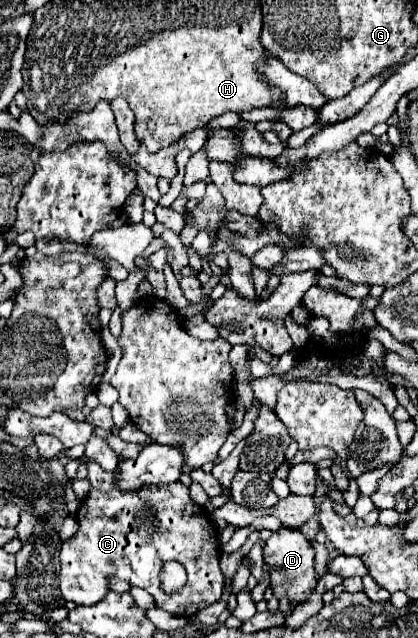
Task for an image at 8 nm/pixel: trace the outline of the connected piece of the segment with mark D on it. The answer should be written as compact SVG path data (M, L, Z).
M281 528L277 532L273 532L273 536L265 542L263 548L263 556L267 566L271 568L269 572L269 582L273 588L273 594L277 598L285 596L289 598L289 604L295 608L303 602L309 600L309 596L315 592L317 586L317 578L315 578L315 568L313 568L313 546L311 542L299 532L299 530L291 530L291 528Z

